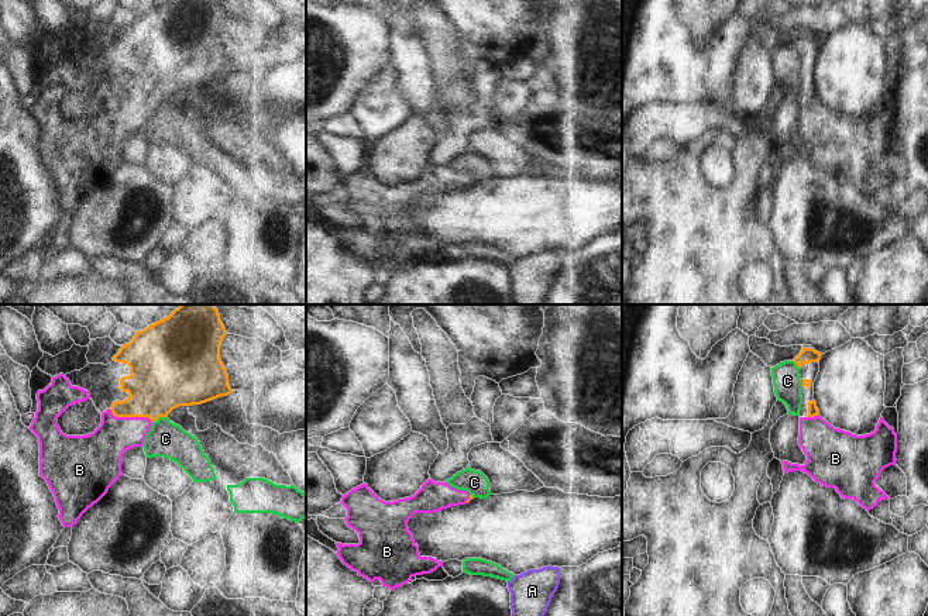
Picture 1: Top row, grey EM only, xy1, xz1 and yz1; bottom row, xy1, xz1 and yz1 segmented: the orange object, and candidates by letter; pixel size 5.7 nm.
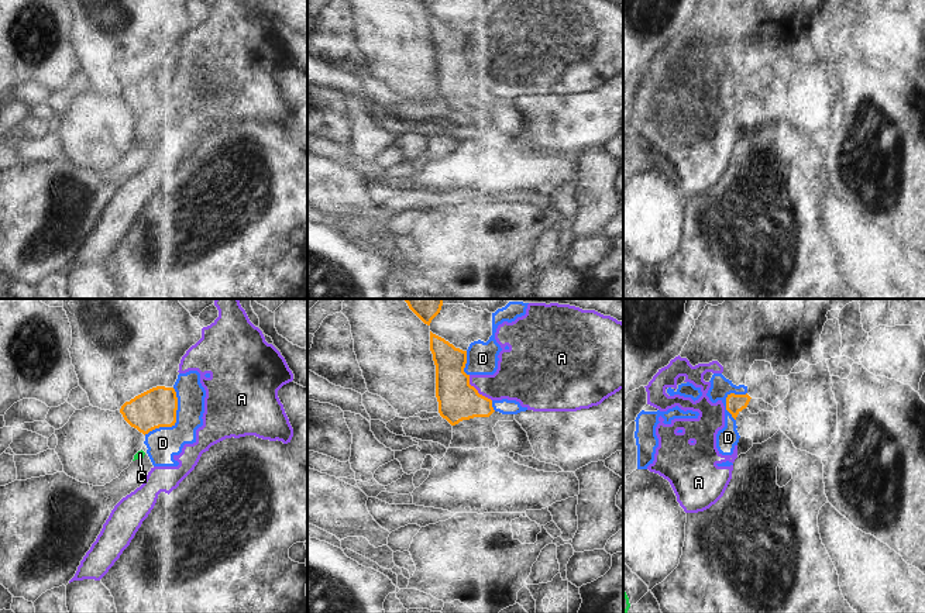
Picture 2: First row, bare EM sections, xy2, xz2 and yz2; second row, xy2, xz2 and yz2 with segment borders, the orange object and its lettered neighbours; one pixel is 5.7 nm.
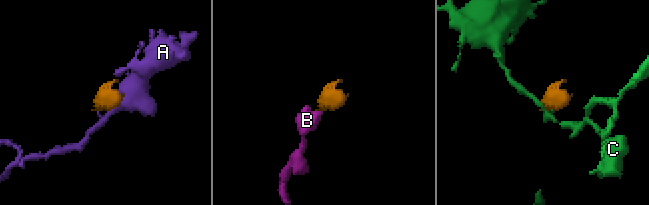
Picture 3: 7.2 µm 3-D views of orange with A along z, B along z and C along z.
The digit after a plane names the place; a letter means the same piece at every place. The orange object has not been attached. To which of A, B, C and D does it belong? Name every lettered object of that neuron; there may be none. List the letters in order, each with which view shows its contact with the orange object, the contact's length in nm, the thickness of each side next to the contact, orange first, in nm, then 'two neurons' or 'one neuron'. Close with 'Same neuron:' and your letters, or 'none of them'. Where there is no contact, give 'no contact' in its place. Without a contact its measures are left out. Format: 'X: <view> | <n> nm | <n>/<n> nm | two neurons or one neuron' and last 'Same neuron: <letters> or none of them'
A: xz2 | 200 nm | 220/260 nm | two neurons
B: xy1 | 260 nm | 340/240 nm | one neuron
C: xy1 | 100 nm | 400/200 nm | two neurons
D: xy2 | 320 nm | 220/180 nm | two neurons
Same neuron: B

